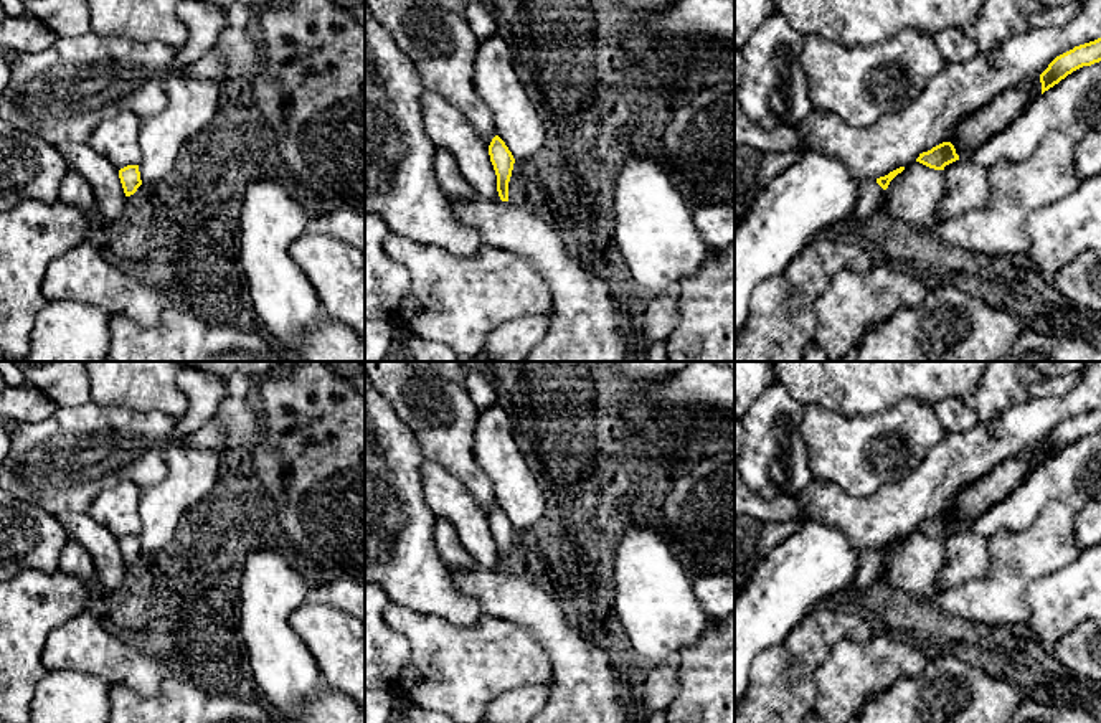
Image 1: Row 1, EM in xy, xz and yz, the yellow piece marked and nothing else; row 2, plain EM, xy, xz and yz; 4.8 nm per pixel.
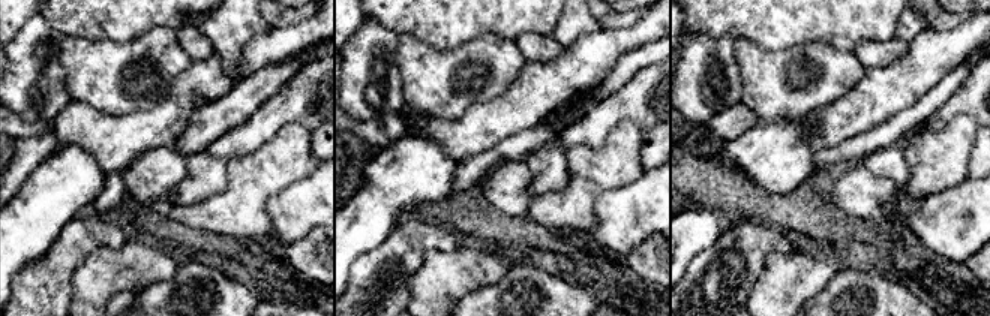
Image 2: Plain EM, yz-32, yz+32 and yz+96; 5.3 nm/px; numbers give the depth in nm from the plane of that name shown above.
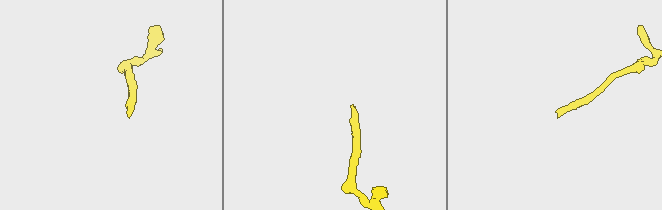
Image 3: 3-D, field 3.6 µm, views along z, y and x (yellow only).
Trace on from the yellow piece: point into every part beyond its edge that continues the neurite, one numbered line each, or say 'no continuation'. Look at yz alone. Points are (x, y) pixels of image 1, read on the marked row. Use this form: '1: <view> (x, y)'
1: yz (870, 195)

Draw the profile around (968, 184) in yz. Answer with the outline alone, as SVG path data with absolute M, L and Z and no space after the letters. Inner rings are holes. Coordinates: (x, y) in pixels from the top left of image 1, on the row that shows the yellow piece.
M962 157L943 170L947 193L939 203L939 218L949 220L989 201L989 170Z

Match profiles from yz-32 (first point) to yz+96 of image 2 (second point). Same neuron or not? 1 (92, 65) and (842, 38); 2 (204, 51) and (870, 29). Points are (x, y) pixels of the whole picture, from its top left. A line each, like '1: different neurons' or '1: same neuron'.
1: different neurons
2: different neurons

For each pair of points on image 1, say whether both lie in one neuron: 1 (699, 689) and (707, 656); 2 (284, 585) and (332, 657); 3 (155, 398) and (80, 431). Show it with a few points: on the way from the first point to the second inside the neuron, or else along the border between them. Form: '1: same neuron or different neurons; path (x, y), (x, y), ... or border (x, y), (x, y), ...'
1: same neuron; path (704, 680), (704, 667), (707, 664)
2: different neurons; border (304, 601), (291, 614), (289, 626), (306, 644)
3: different neurons; border (94, 401), (141, 411), (162, 411), (170, 418)

